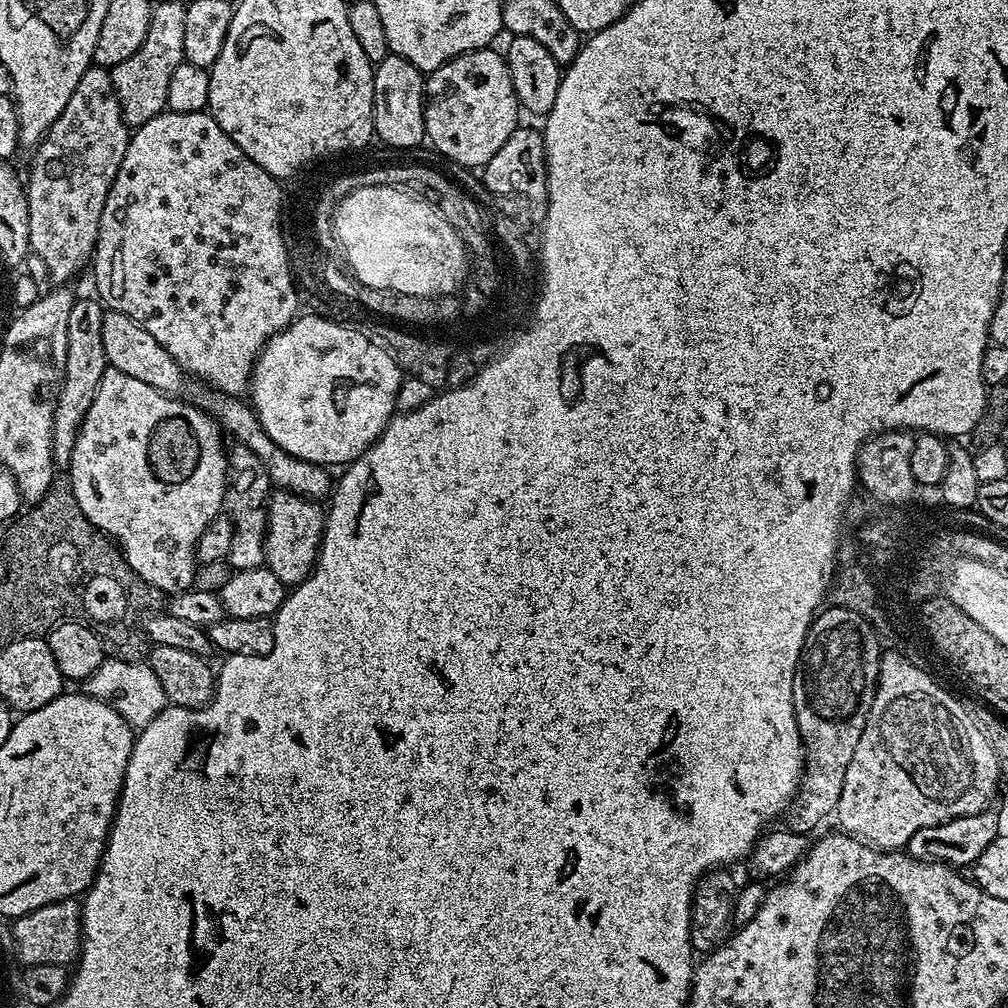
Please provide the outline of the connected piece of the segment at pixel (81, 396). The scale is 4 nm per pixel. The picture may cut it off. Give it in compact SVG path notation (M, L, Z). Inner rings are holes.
M96 298L77 299L76 305L70 310L70 326L66 329L66 362L58 385L60 397L54 400L52 409L52 459L57 465L71 465L74 442L84 421L84 413L90 410L102 382L104 369L108 367L108 359L102 346L104 314L101 301Z

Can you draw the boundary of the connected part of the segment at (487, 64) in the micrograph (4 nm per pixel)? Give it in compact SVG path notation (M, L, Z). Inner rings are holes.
M495 47L479 48L477 52L467 52L461 56L455 56L452 60L447 60L441 68L434 70L426 80L426 103L424 106L424 131L426 133L427 143L433 144L442 155L448 160L453 160L456 164L461 164L464 168L483 169L486 162L490 162L490 158L494 158L494 154L498 154L498 150L502 150L502 146L506 142L506 138L510 138L510 134L514 134L514 130L521 123L522 109L516 100L514 94L514 86L510 82L510 74L508 73L508 62L503 55L500 56L495 52Z

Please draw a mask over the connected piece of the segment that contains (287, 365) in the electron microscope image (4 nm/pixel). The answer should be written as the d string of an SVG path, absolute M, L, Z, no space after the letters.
M300 314L297 315L292 323L287 324L277 336L269 338L267 346L261 350L259 358L256 359L256 365L252 368L252 382L250 385L250 397L252 396L252 400L250 399L250 404L255 411L256 417L260 420L260 428L266 430L266 434L270 434L270 438L278 446L282 446L282 450L286 450L286 454L290 454L299 460L323 464L325 466L333 466L332 464L347 466L358 460L360 455L388 427L388 421L392 419L397 411L396 395L400 389L401 379L402 369L397 364L396 359L388 353L388 349L383 344L376 343L367 331L359 332L356 326L338 324L334 320L323 320L320 316Z

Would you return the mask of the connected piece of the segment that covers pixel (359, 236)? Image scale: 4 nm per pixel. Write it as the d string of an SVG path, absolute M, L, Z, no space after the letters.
M366 186L345 197L336 210L335 241L352 268L352 275L380 291L415 297L451 296L459 293L469 278L470 253L448 219L427 200L401 187Z

